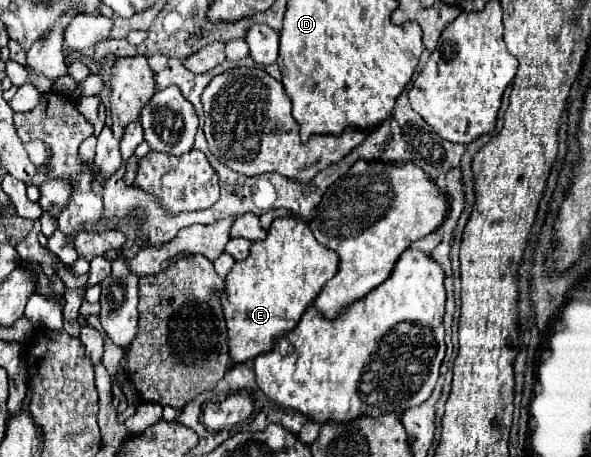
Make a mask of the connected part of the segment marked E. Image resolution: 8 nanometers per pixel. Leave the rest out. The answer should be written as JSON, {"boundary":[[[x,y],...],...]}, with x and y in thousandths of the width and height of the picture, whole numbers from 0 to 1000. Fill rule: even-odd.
{"boundary":[[[467,479],[453,501],[453,519],[426,532],[423,558],[413,571],[399,571],[379,611],[382,632],[372,663],[386,716],[389,786],[413,794],[460,764],[460,746],[504,711],[511,685],[569,593],[572,554],[541,536],[511,479]],[[477,615],[487,615],[487,626],[474,628],[481,624]]]}

